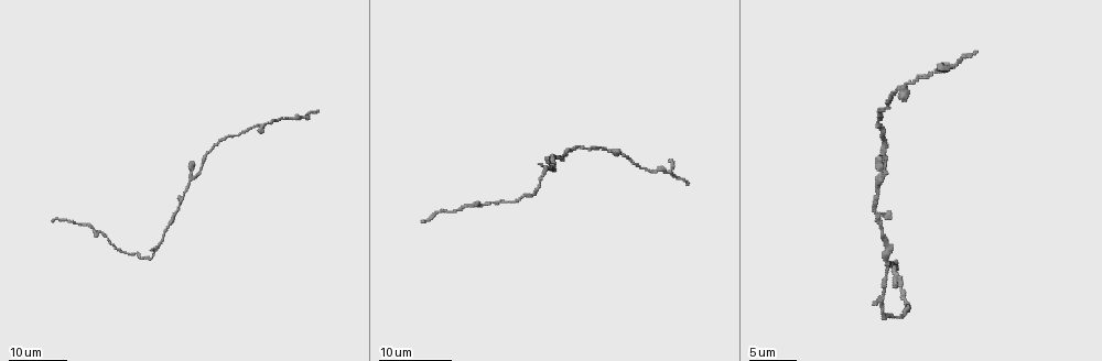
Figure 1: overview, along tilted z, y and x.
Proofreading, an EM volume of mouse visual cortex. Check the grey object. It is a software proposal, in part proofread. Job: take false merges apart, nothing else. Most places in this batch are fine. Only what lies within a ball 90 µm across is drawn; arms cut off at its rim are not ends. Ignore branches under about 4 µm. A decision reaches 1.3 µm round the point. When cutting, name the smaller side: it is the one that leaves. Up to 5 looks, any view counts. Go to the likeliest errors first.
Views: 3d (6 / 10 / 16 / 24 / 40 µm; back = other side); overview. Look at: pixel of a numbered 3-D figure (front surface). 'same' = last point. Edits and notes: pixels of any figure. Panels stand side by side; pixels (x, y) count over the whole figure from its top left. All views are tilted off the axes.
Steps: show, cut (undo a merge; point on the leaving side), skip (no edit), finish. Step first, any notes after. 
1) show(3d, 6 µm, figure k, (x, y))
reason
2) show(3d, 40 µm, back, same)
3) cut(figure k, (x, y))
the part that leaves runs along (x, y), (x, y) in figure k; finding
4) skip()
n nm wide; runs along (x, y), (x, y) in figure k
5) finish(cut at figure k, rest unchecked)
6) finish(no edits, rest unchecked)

show(3d, 24 µm, figure 1, (876, 213))
three arms meet

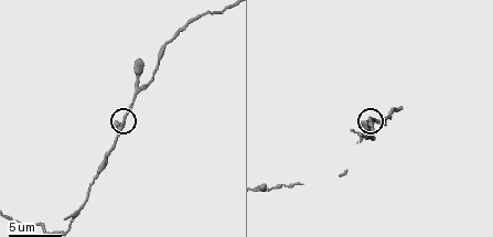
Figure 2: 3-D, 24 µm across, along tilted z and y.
show(3d, 10 µm, figure 2, (123, 120))

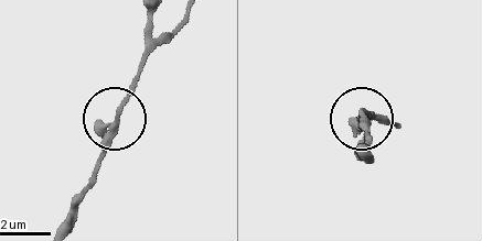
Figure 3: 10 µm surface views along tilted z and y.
skip()
side arm 36 µm; runs along (118, 118), (92, 171) in figure 3; continuous, no second neuron

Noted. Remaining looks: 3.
show(3d, 6 µm, figure 2, (68, 225))
side arm on a straight run

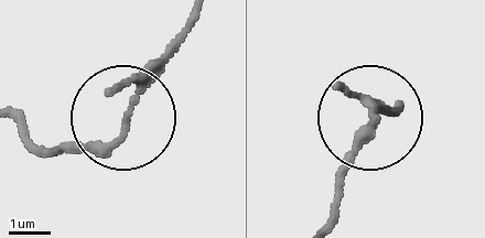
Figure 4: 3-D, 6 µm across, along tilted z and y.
skip()
runs along (195, 12), (108, 144), (62, 151) in figure 4; continuous, no second neuron

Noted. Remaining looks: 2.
show(3d, 24 µm, figure 1, (608, 149))
calibre changes

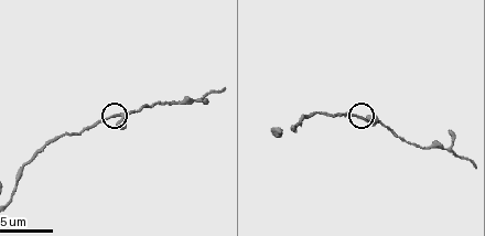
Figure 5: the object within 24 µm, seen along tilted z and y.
show(3d, 10 µm, figure 5, (117, 115))

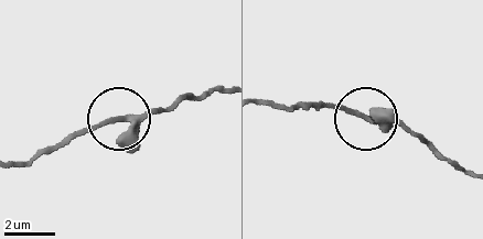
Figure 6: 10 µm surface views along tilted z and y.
skip()
runs along (14, 163), (33, 161), (126, 116), (173, 111) in figure 6; continuous, no second neuron

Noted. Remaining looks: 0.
finish(no edits, rest unchecked)

